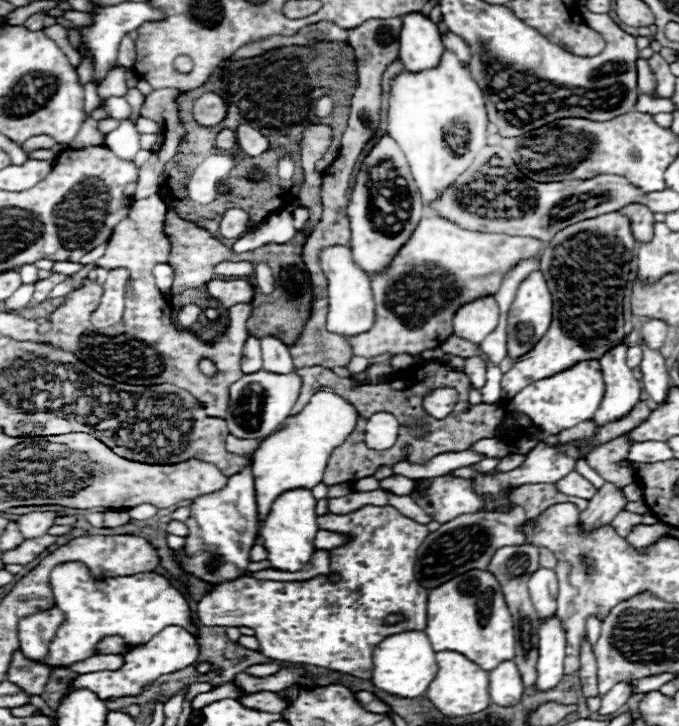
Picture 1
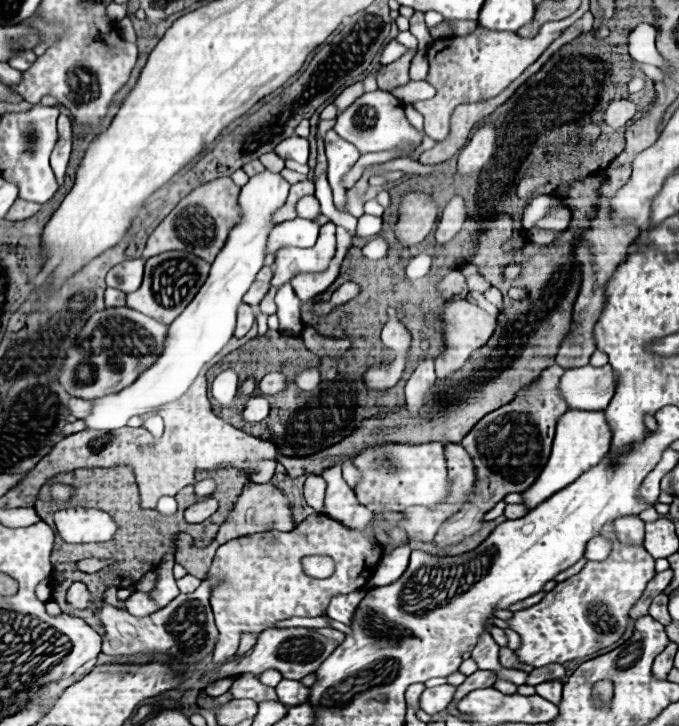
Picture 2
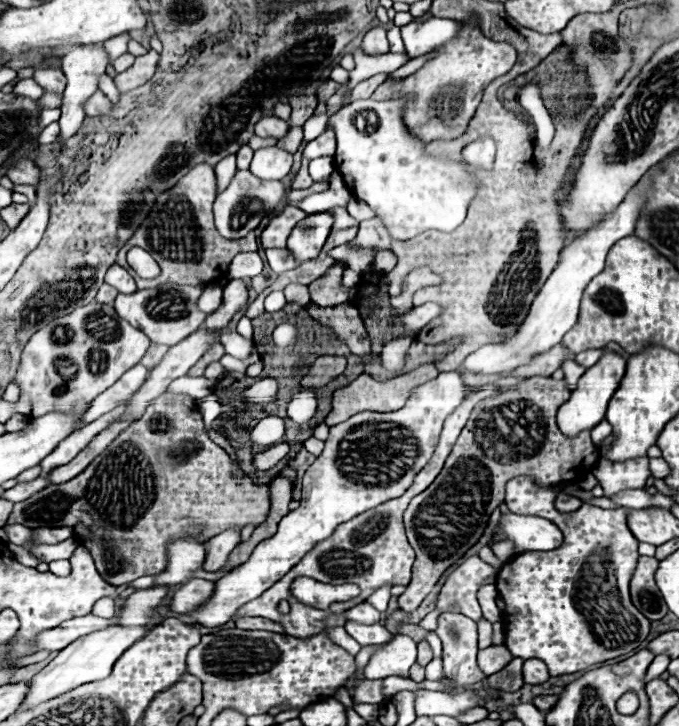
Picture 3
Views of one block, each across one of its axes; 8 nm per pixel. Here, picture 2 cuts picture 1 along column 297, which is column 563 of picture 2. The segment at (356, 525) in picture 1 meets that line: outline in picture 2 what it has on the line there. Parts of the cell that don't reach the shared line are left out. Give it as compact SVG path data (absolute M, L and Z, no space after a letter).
M606 524L602 536L614 542L610 556L604 562L588 562L576 576L560 582L548 592L542 602L514 612L508 620L510 628L522 638L522 646L516 650L524 664L534 668L546 664L564 664L568 660L598 652L614 644L628 624L628 610L634 600L642 596L646 584L654 578L654 558L644 546L626 546L616 540L614 526Z

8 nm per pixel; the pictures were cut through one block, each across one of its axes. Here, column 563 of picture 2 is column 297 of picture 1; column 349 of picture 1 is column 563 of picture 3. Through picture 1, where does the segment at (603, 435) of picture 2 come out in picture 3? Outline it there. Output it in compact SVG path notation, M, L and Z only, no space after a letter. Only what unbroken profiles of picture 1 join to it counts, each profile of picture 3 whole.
M606 352L592 368L588 368L582 374L582 378L578 380L578 384L572 390L566 404L562 404L558 408L556 422L558 422L558 428L562 430L562 434L572 438L572 436L578 436L578 432L582 432L582 430L592 430L596 424L600 424L606 416L608 402L614 396L614 392L618 390L624 374L626 374L626 360L614 352Z

